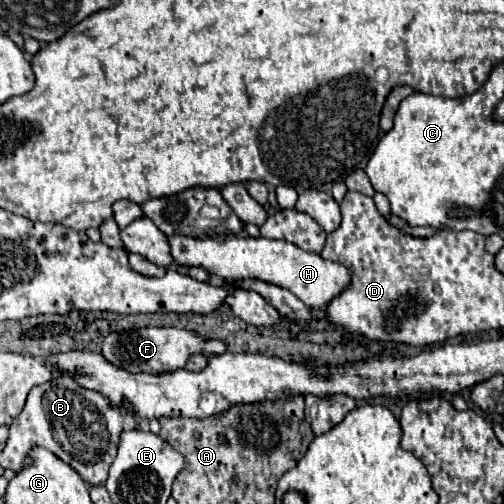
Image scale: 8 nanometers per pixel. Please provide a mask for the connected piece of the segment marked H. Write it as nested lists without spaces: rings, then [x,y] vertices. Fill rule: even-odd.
[[[168,236],[172,262],[176,266],[200,266],[210,274],[222,280],[246,280],[256,278],[296,294],[308,308],[324,312],[334,300],[350,286],[350,270],[338,262],[324,260],[320,254],[298,248],[286,240],[268,240],[268,238],[188,238],[188,236]]]

